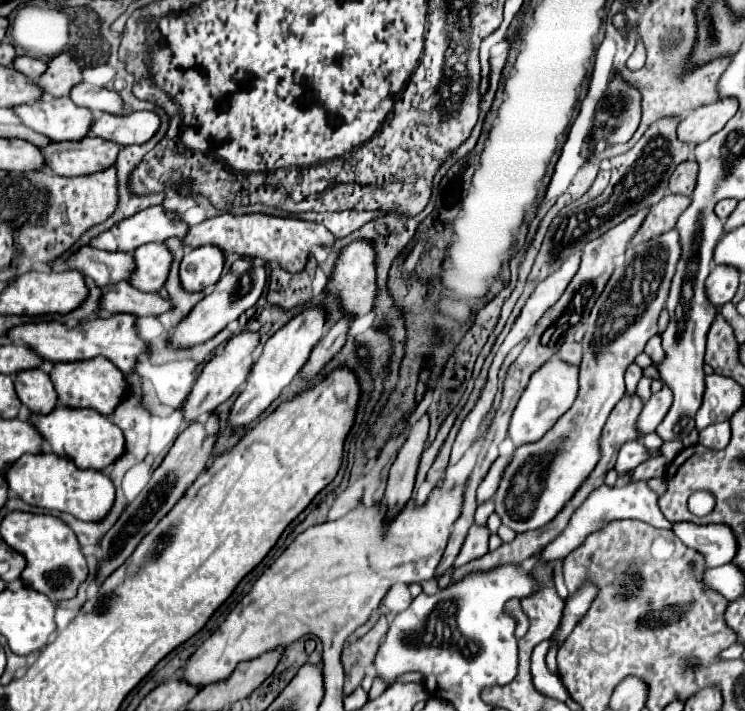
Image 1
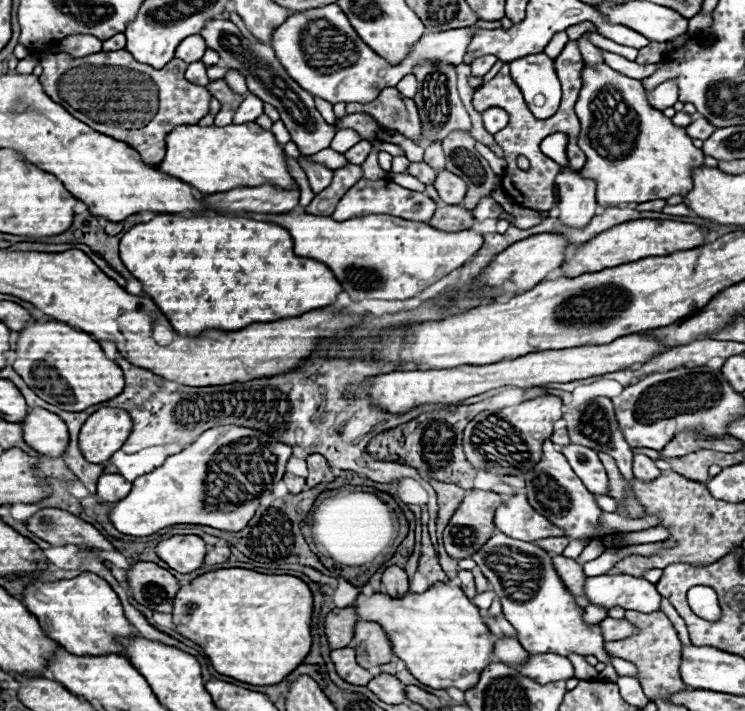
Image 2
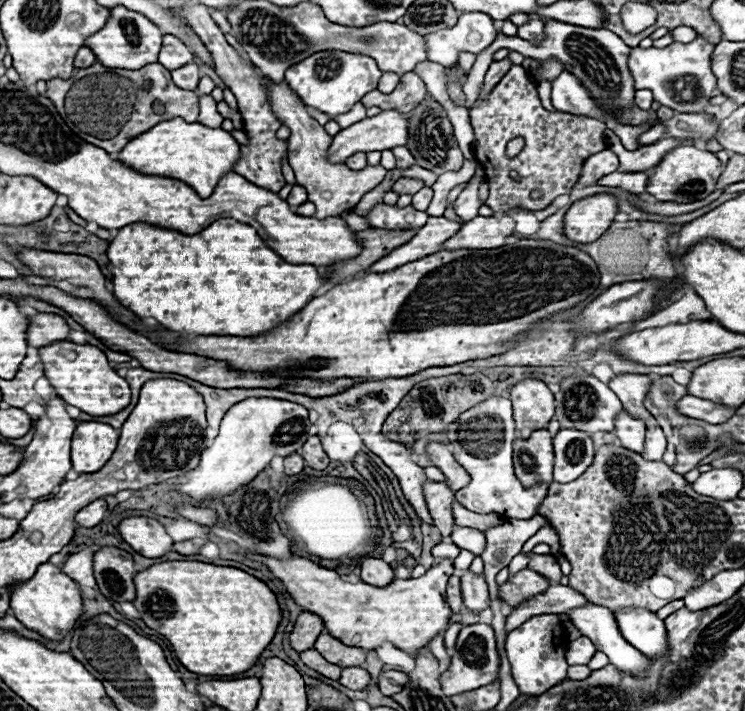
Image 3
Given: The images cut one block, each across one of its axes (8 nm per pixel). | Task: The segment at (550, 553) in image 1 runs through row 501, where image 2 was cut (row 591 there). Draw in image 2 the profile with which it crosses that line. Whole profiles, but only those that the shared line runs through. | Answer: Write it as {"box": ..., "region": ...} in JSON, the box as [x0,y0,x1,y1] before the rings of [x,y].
{"box":[584,574,662,614],"region":[[[602,574],[586,578],[584,588],[592,604],[602,604],[608,610],[612,606],[646,614],[660,610],[662,596],[656,592],[656,586],[644,578],[634,578],[628,574]]]}

